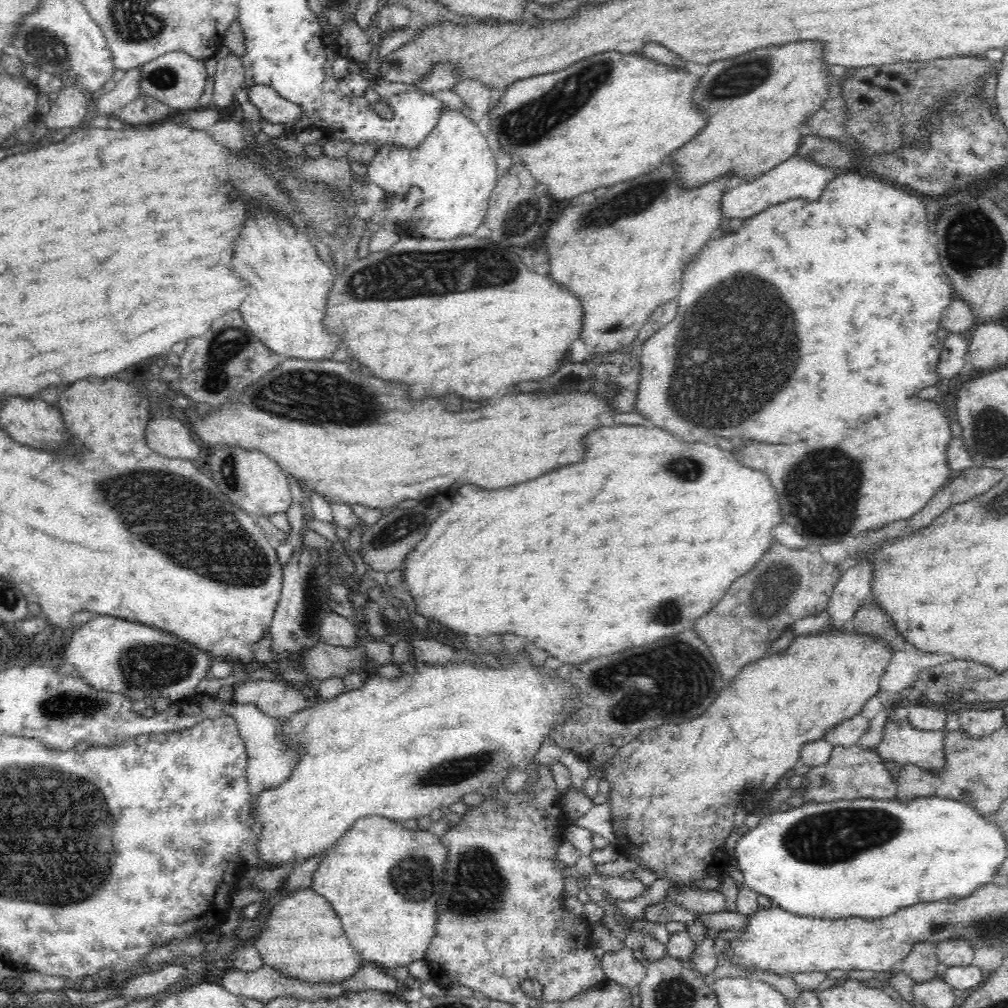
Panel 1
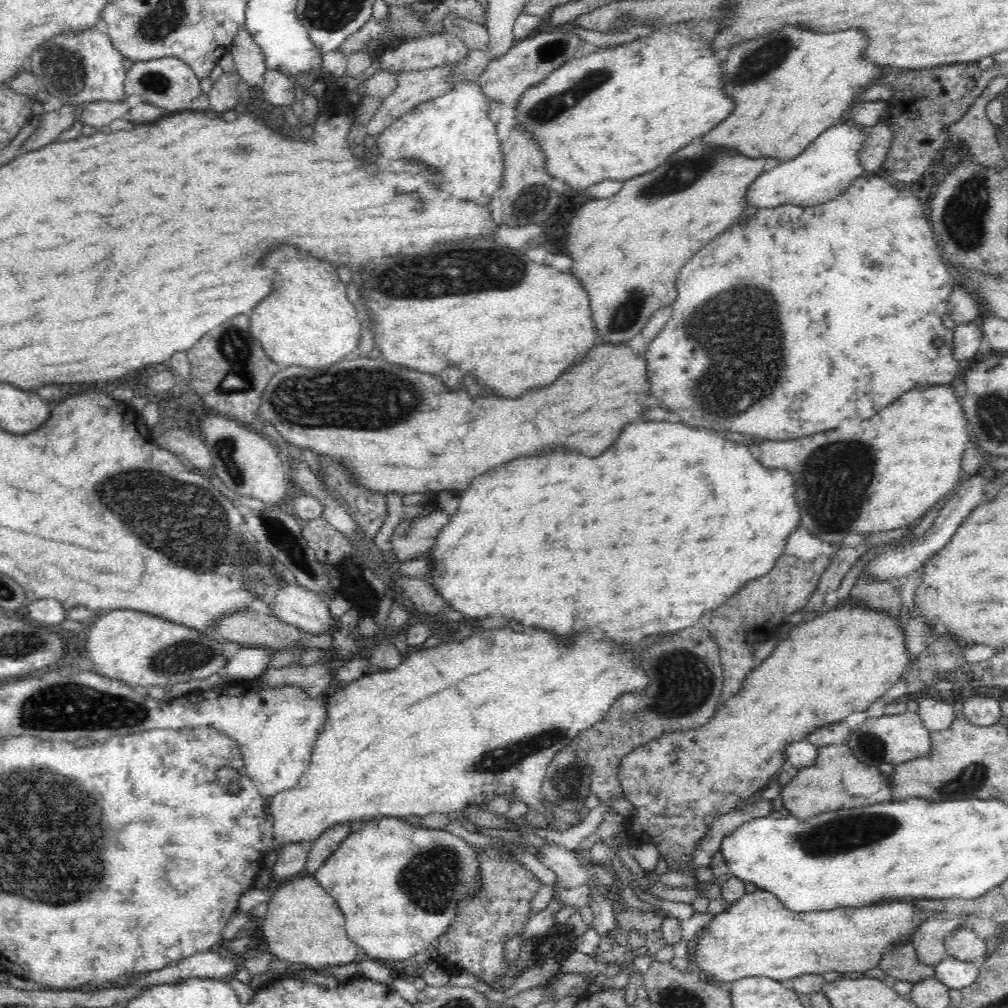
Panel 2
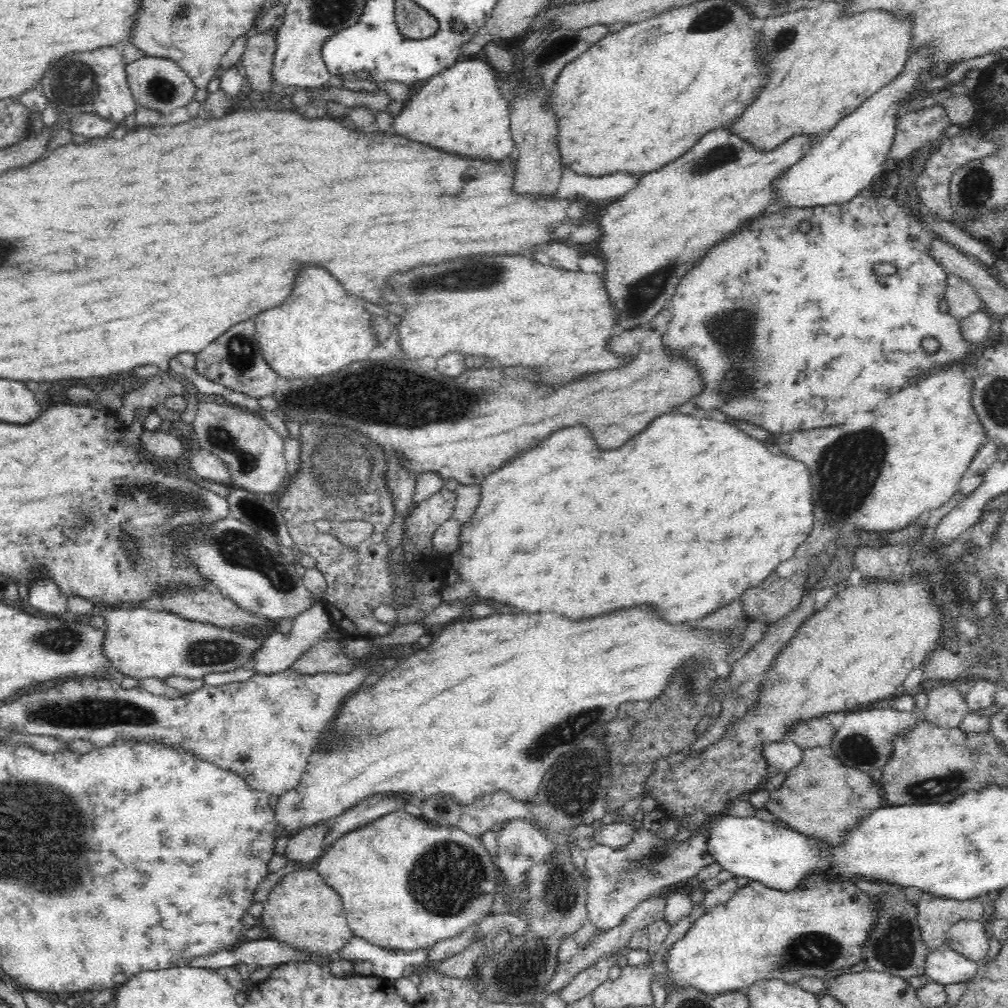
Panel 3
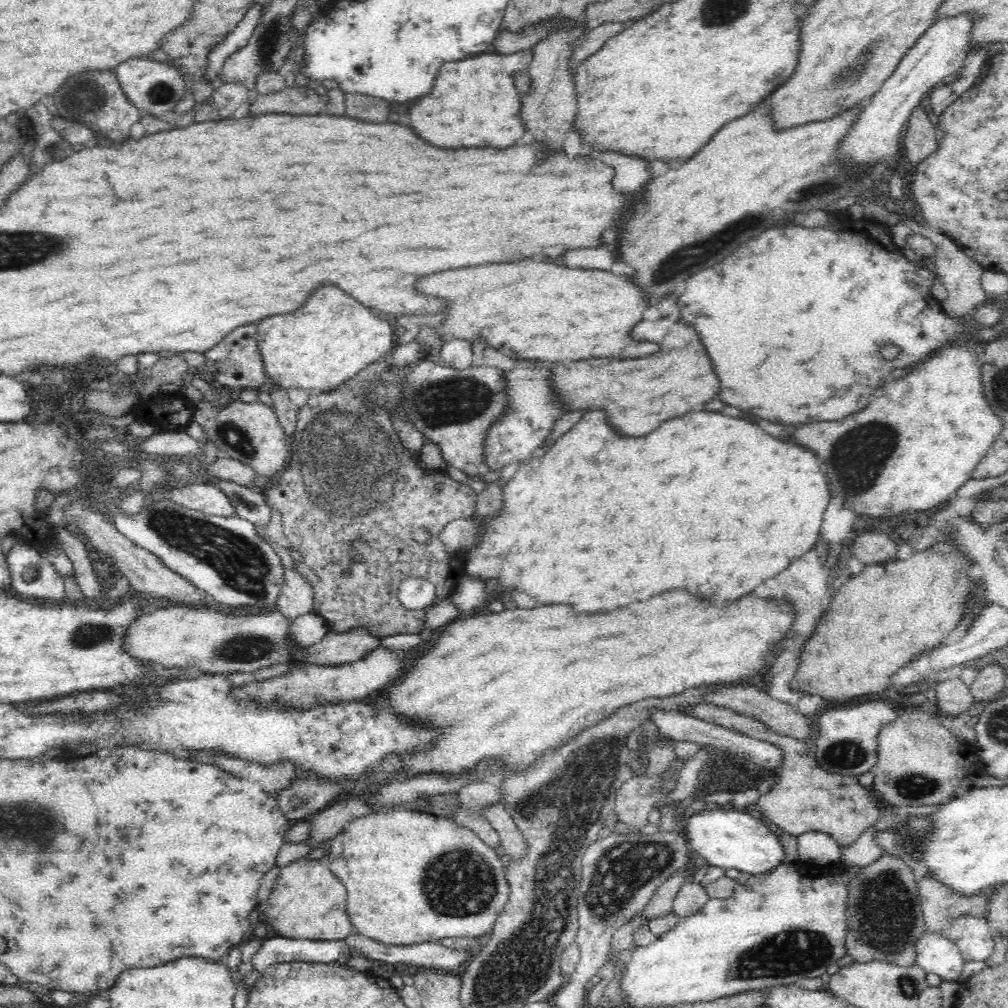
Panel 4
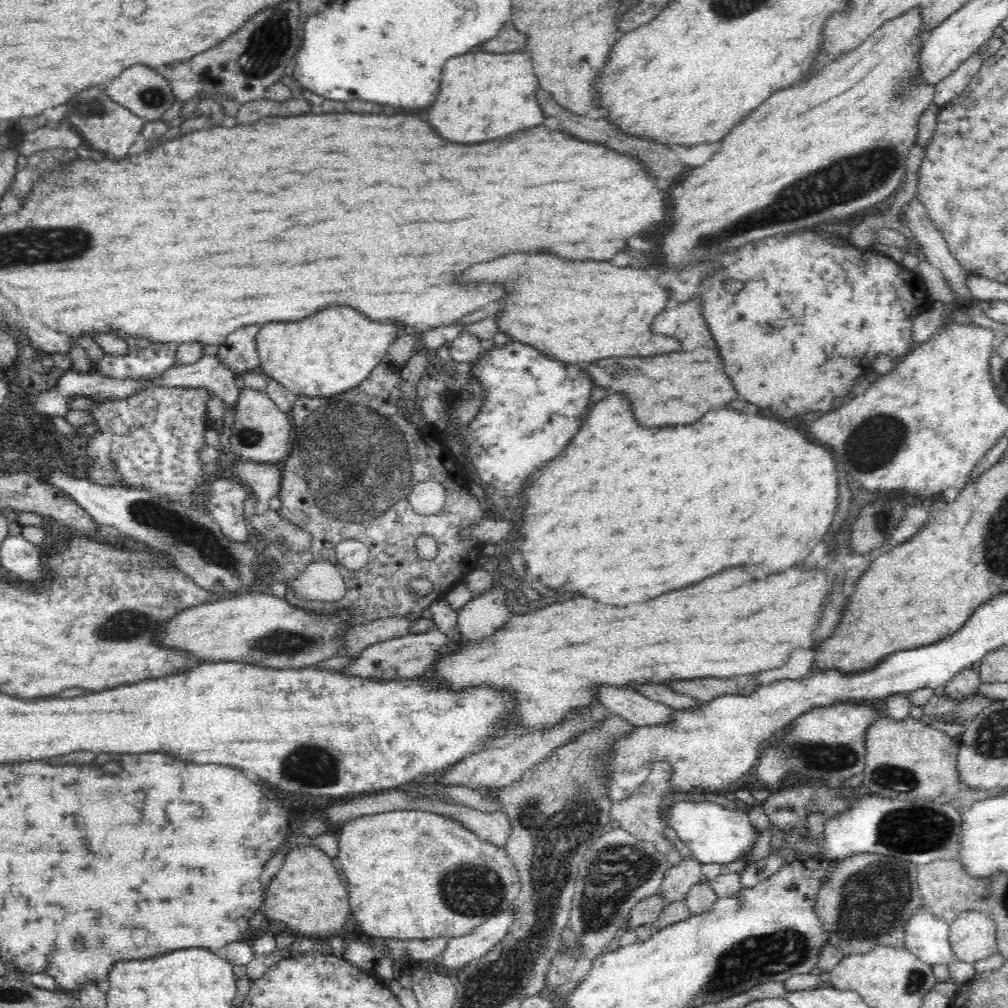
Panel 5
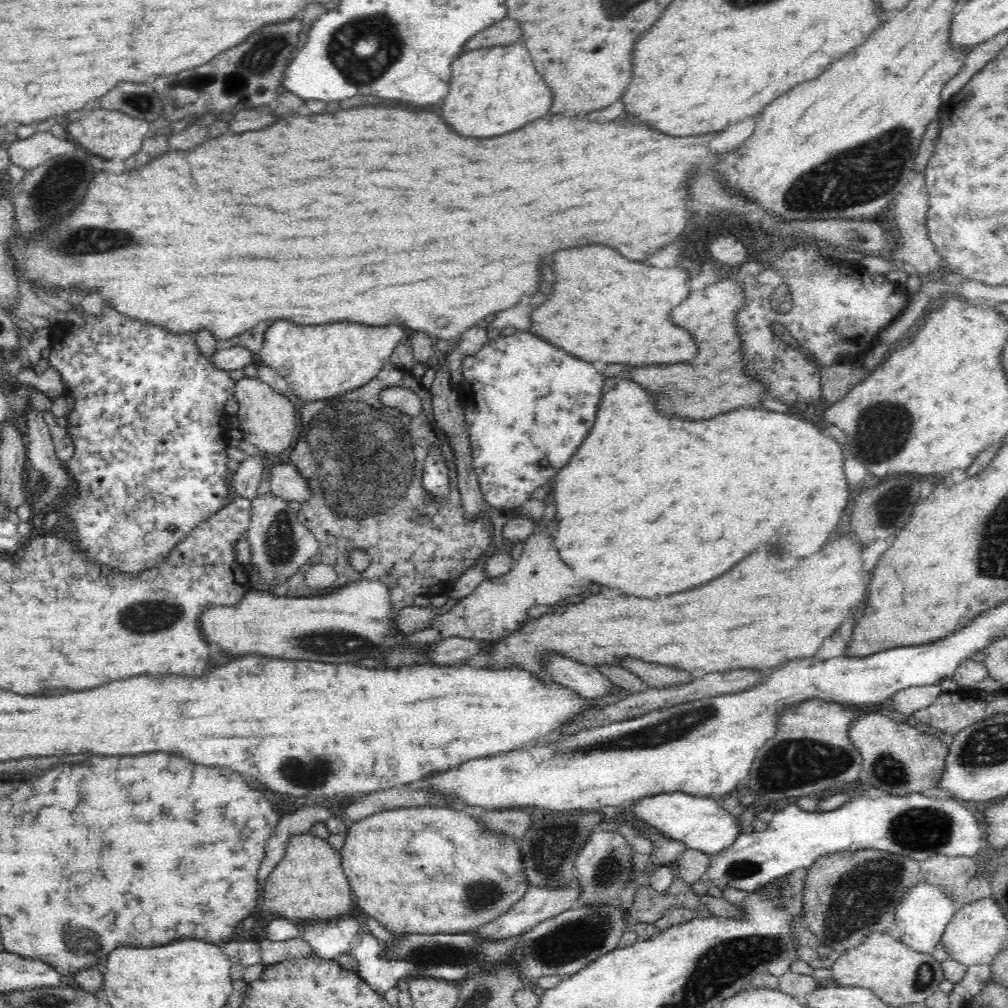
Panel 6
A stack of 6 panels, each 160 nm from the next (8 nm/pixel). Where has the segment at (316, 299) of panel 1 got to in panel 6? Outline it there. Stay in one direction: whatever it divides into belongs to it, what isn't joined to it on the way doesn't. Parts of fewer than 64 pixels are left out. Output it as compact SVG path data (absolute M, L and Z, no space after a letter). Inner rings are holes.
M278 320L266 330L260 360L284 377L295 396L314 402L334 398L370 382L404 340L403 332L404 326L396 322L384 326L352 322L301 325Z

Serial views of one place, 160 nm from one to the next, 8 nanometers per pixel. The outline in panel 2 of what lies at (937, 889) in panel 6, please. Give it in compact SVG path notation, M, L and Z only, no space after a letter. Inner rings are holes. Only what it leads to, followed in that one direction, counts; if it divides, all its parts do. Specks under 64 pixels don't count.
M946 957L933 966L934 976L948 988L961 990L973 985L979 975L978 963L969 963Z

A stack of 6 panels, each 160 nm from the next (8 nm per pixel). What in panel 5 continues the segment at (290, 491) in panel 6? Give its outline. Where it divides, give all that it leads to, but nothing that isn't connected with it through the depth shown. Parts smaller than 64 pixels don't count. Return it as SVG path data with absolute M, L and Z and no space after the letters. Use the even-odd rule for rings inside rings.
M237 458L232 468L232 476L247 486L257 497L256 513L266 512L268 502L280 497L282 486L282 467L274 463L256 463Z

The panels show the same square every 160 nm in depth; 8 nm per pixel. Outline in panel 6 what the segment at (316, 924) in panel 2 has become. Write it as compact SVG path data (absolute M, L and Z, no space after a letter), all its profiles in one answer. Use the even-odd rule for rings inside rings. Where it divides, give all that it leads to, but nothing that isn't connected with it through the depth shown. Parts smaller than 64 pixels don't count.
M309 832L290 837L282 862L276 864L262 890L264 900L261 907L288 920L326 921L328 918L350 914L352 910L352 892L342 870L340 852L332 848L328 839Z

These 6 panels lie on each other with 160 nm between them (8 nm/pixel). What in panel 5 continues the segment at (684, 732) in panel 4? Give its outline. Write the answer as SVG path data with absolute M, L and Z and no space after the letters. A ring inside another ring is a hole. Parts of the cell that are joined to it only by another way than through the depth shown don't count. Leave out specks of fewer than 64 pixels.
M598 686L598 703L636 727L670 724L674 718L671 707L644 697L633 688Z

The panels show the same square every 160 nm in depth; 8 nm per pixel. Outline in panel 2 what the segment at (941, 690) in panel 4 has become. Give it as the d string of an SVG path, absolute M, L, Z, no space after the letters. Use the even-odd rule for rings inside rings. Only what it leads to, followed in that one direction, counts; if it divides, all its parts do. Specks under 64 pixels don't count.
M920 698L917 702L919 705L917 713L921 717L923 726L930 732L950 727L957 718L953 703L936 698Z

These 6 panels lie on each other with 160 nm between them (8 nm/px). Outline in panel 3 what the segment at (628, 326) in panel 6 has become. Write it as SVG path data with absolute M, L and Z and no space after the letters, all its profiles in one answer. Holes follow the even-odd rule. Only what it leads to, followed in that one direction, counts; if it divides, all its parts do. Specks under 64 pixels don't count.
M504 254L418 266L392 276L390 284L394 294L408 306L395 328L400 337L399 354L410 360L422 362L431 357L438 360L449 352L468 354L468 357L484 356L494 358L502 366L534 366L544 372L544 382L552 387L630 362L628 356L616 356L606 350L618 320L600 274L568 272L554 266L542 266L526 256Z

